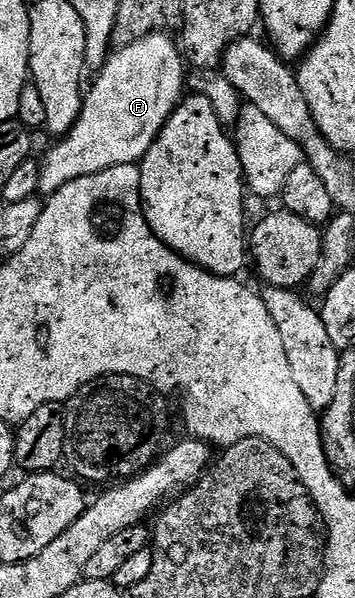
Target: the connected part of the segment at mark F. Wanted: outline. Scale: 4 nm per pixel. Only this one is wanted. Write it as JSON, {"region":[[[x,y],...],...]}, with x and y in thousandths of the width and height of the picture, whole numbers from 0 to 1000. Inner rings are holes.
{"region":[[[431,52],[349,72],[330,89],[324,84],[268,129],[270,137],[262,139],[251,156],[245,151],[225,191],[203,216],[161,234],[169,237],[127,259],[124,276],[118,269],[110,278],[107,316],[115,324],[161,323],[186,306],[217,303],[223,296],[282,289],[290,283],[335,276],[380,276],[403,269],[454,211],[513,166],[524,149],[524,104],[487,64],[482,69],[462,52]]]}

